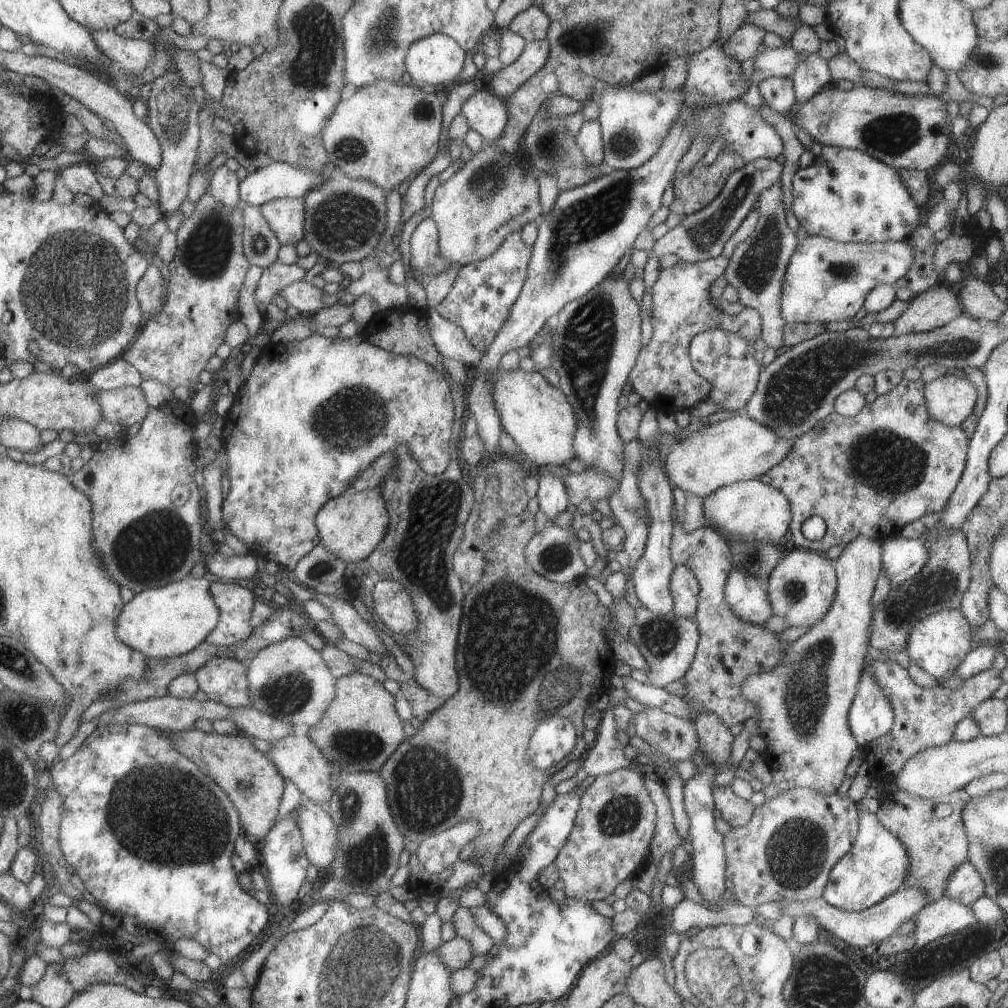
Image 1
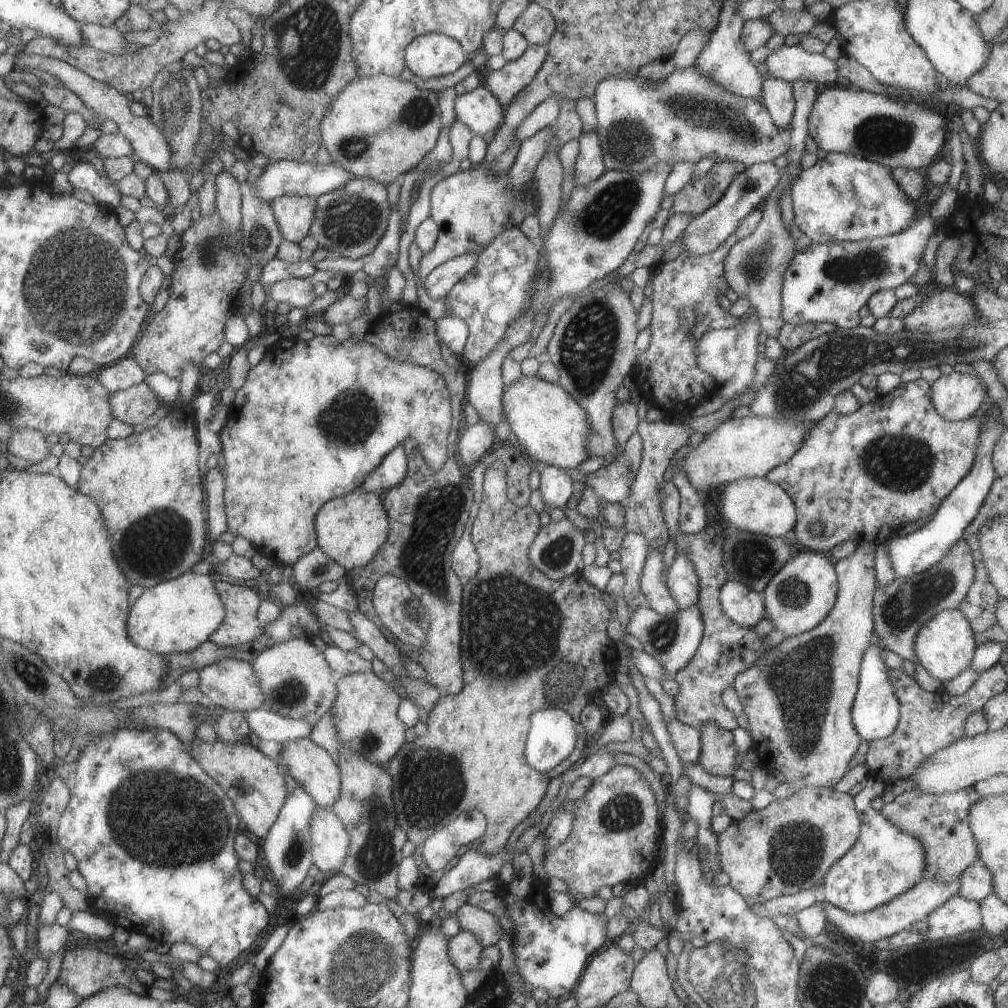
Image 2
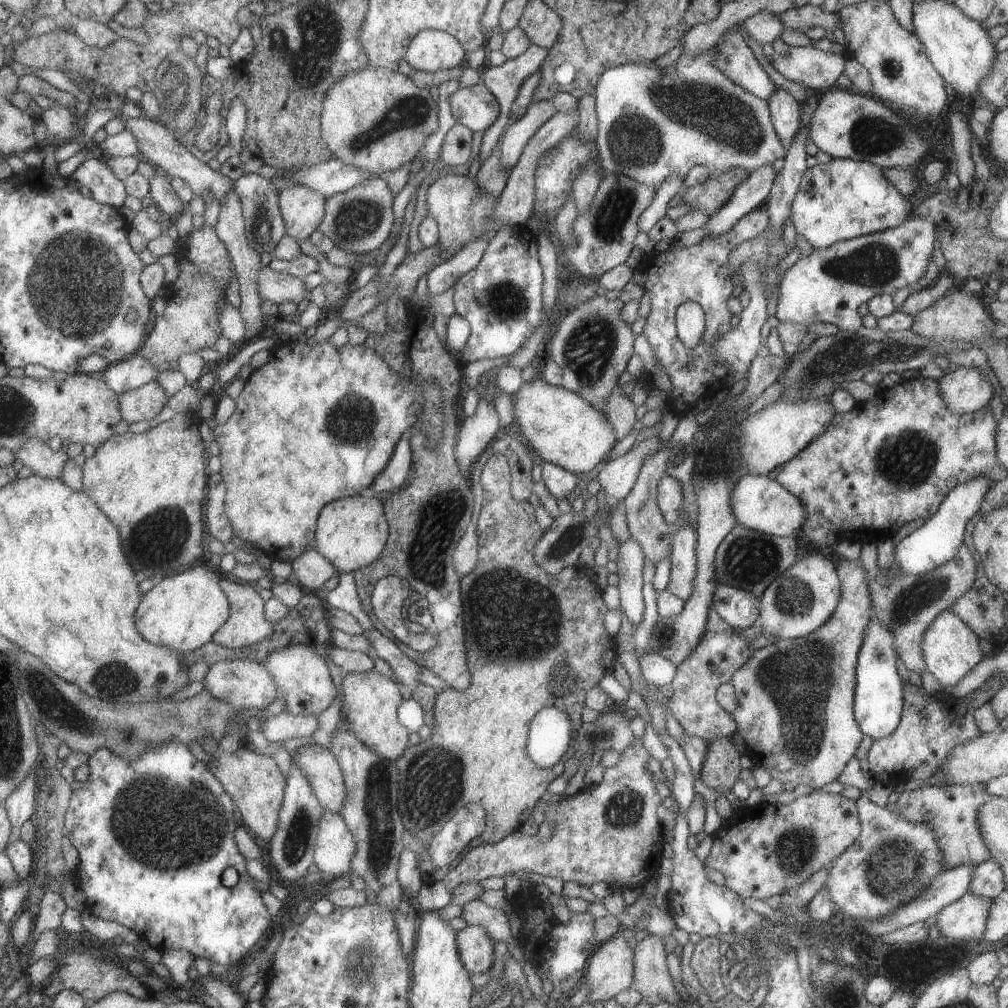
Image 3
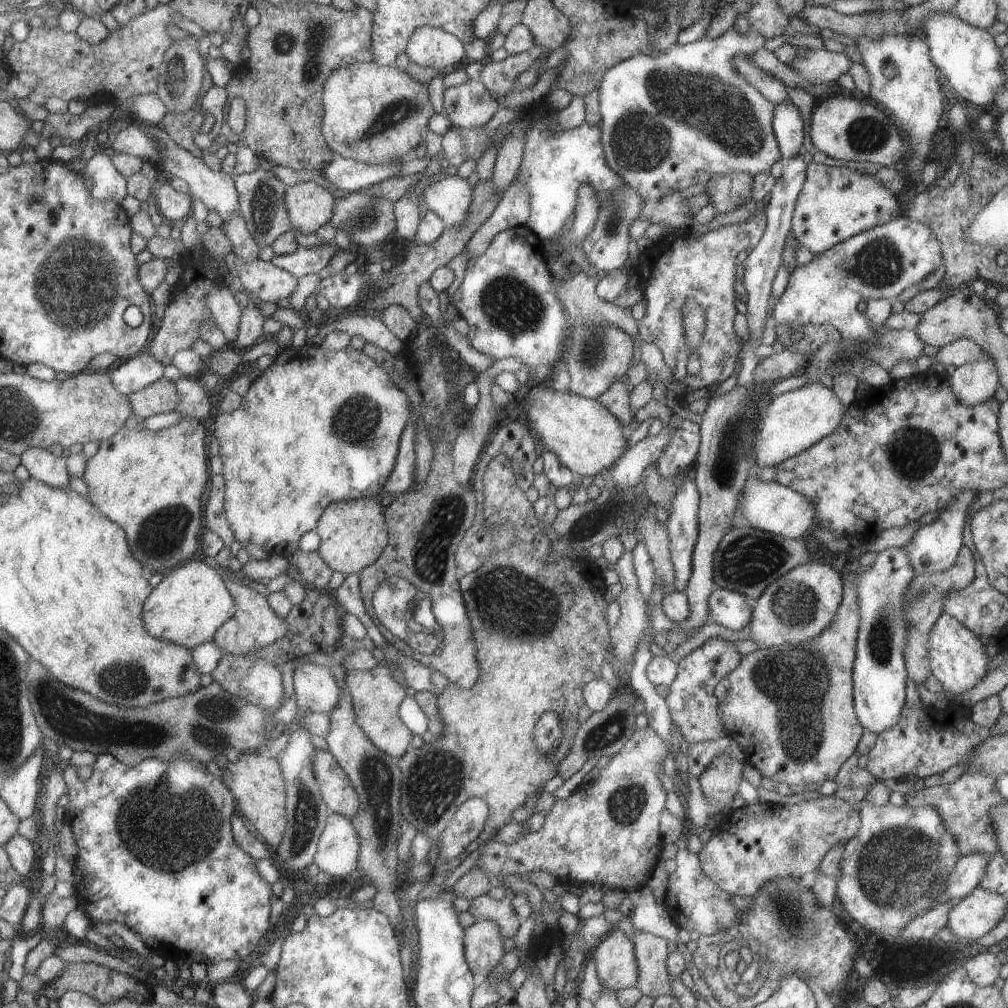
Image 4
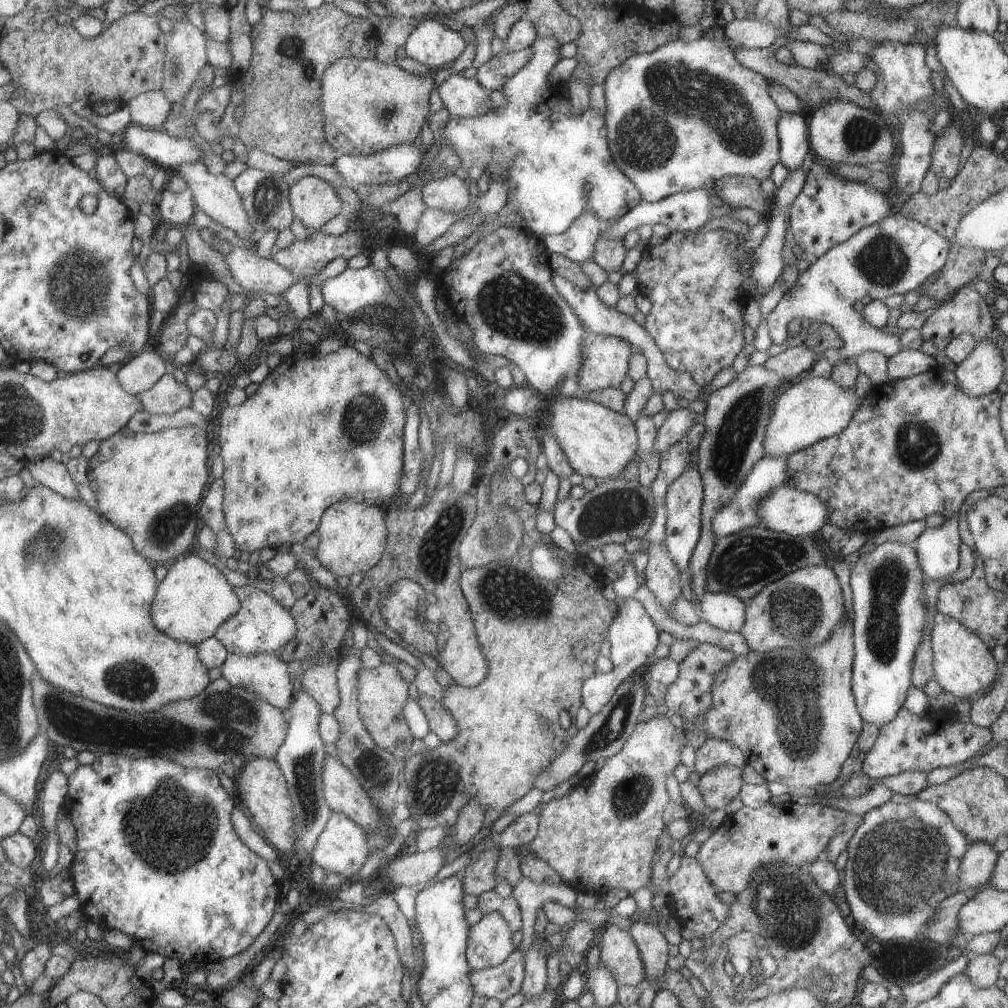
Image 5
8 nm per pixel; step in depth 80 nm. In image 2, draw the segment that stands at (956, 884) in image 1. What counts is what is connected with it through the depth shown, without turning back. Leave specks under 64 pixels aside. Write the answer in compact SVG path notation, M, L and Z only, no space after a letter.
M982 863L969 864L959 876L959 890L956 896L963 896L967 900L978 902L993 893L993 874Z

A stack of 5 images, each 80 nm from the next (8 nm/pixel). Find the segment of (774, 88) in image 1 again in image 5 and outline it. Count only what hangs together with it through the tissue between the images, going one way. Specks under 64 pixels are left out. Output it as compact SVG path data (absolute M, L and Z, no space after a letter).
M781 112L777 120L777 135L781 164L787 171L801 168L805 156L809 154L805 114Z

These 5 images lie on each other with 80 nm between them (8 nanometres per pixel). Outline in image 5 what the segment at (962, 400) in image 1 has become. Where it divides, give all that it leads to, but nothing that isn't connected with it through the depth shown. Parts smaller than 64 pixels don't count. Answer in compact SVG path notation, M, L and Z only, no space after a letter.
M979 340L975 346L971 348L971 352L961 364L956 366L955 383L961 392L965 392L967 396L984 396L997 390L999 384L1003 381L1005 364L1003 364L1003 356L1001 350L997 348L997 344L993 340Z

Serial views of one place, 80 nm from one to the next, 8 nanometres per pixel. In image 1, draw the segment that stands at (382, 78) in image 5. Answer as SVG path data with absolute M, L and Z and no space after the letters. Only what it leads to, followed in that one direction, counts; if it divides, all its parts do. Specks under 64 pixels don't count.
M377 80L344 94L351 98L337 102L321 130L321 140L329 162L345 176L369 180L389 193L436 158L442 106L434 91Z

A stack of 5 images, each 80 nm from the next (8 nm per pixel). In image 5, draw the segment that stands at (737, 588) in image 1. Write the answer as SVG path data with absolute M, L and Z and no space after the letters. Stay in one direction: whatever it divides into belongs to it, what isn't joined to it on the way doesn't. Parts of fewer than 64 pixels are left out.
M705 592L698 606L701 620L721 631L738 632L743 626L745 604L737 596Z

